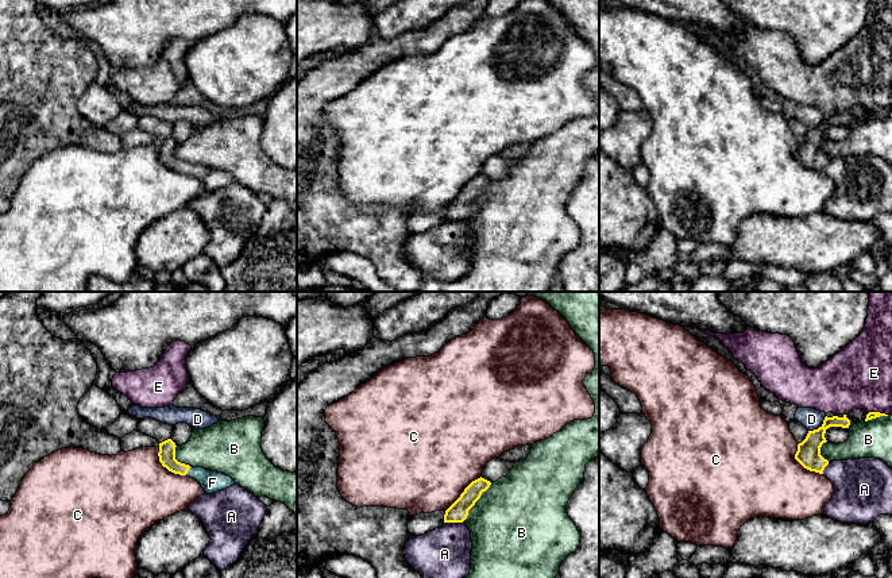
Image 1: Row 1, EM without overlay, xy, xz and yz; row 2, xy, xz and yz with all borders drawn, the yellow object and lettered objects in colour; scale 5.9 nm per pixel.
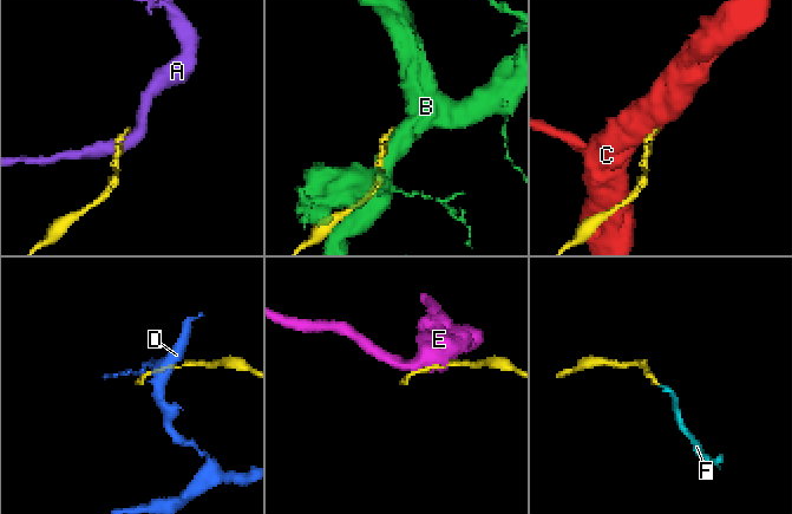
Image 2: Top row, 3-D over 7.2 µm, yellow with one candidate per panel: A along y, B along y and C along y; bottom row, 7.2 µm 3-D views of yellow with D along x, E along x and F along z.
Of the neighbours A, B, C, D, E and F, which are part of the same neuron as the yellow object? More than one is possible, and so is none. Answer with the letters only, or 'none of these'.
F

